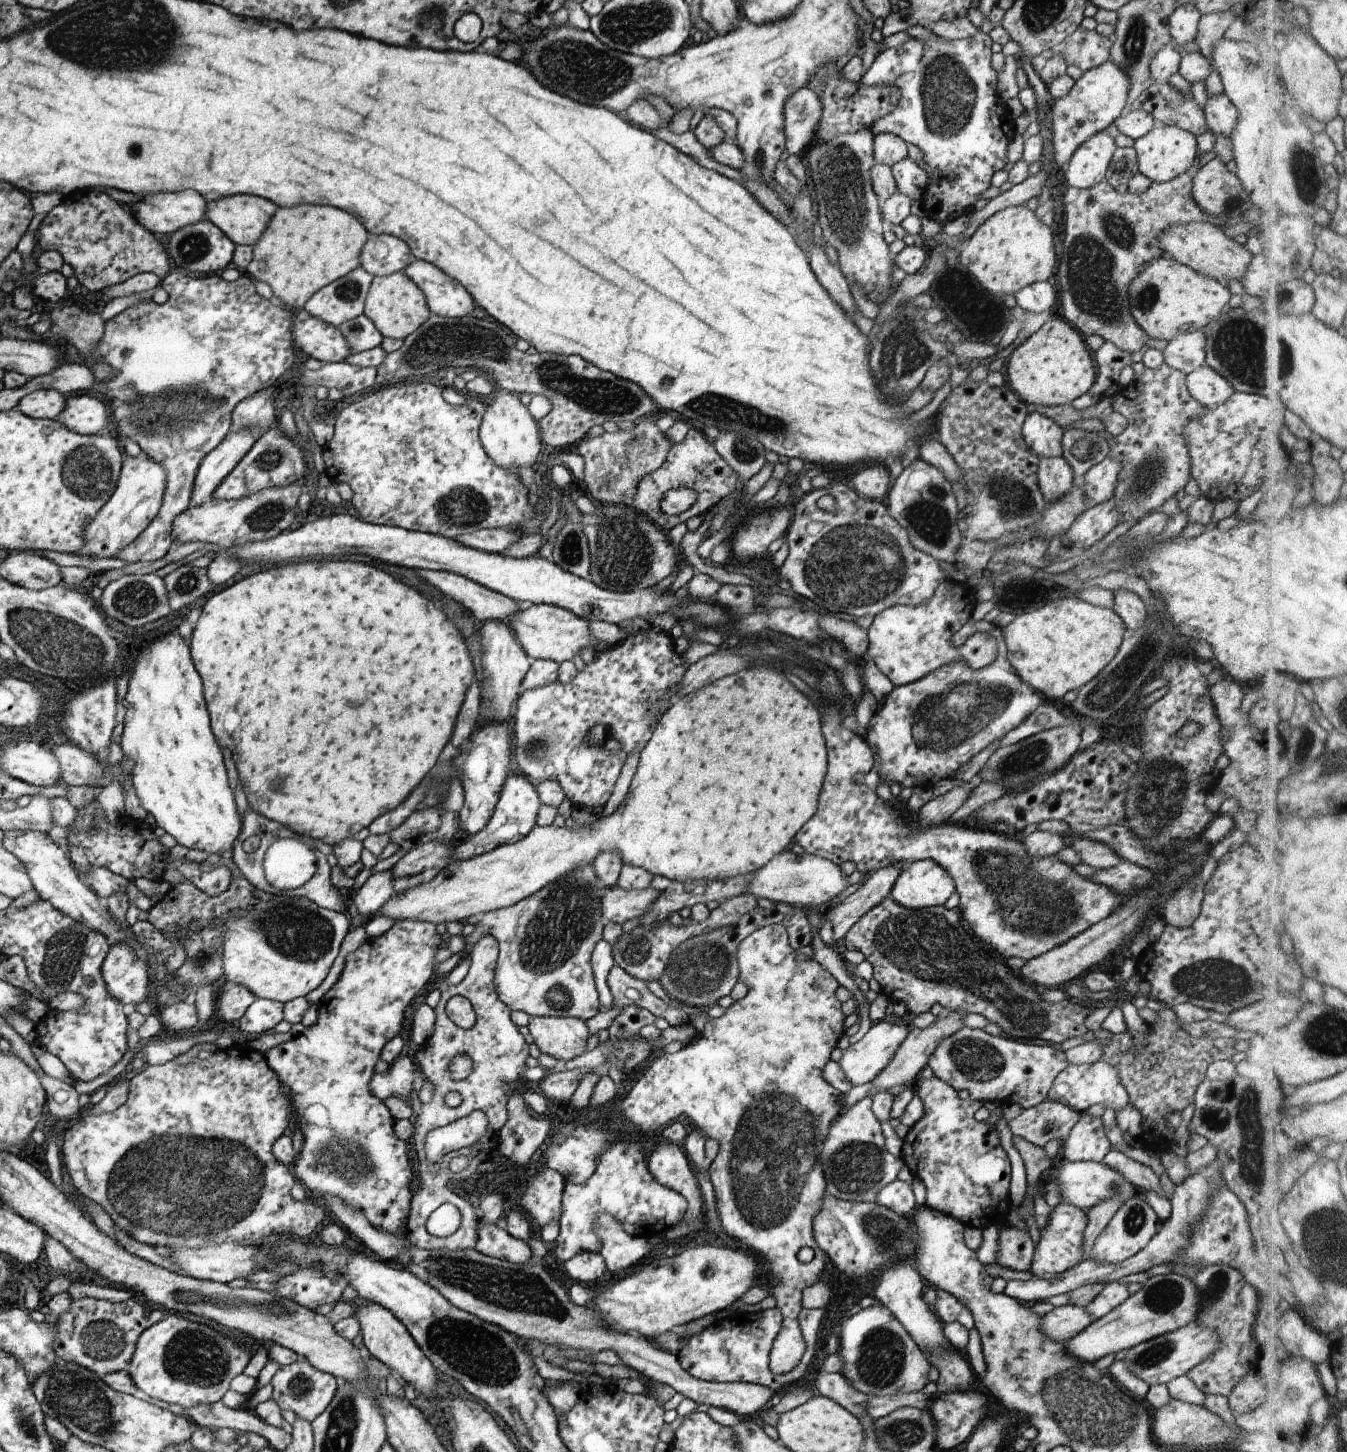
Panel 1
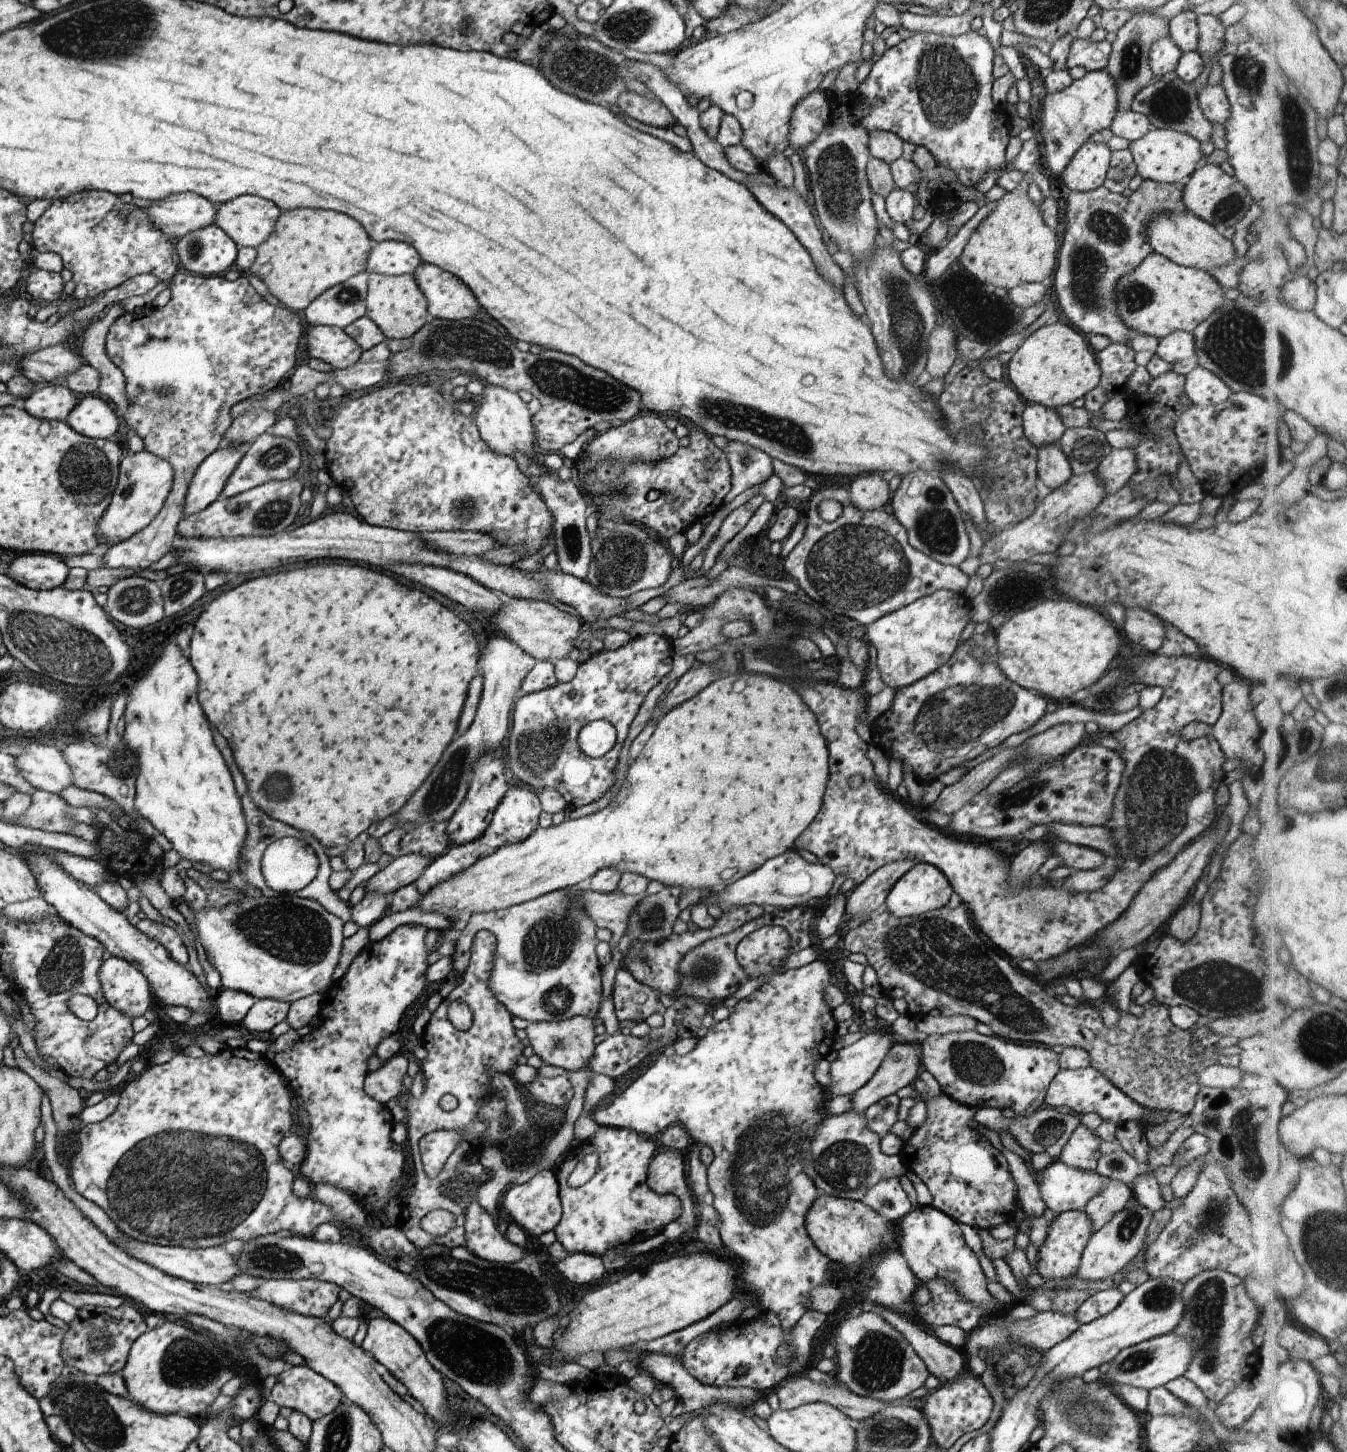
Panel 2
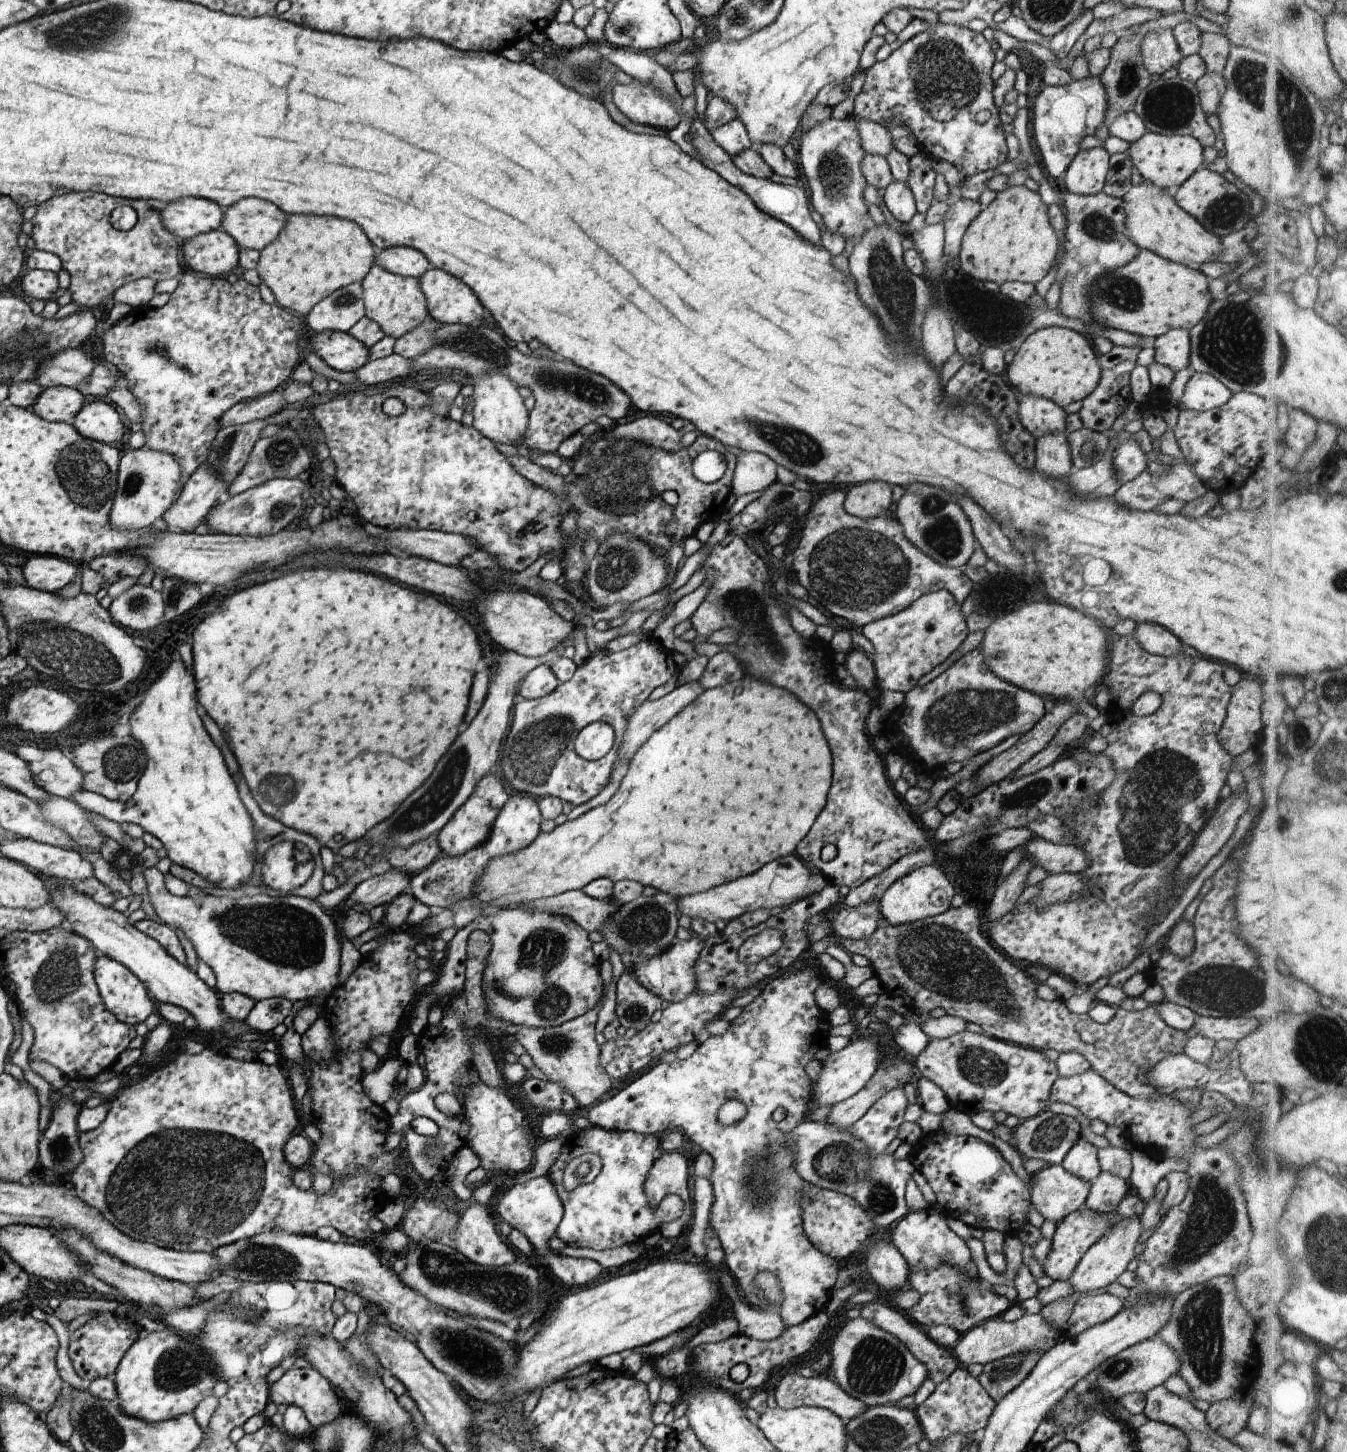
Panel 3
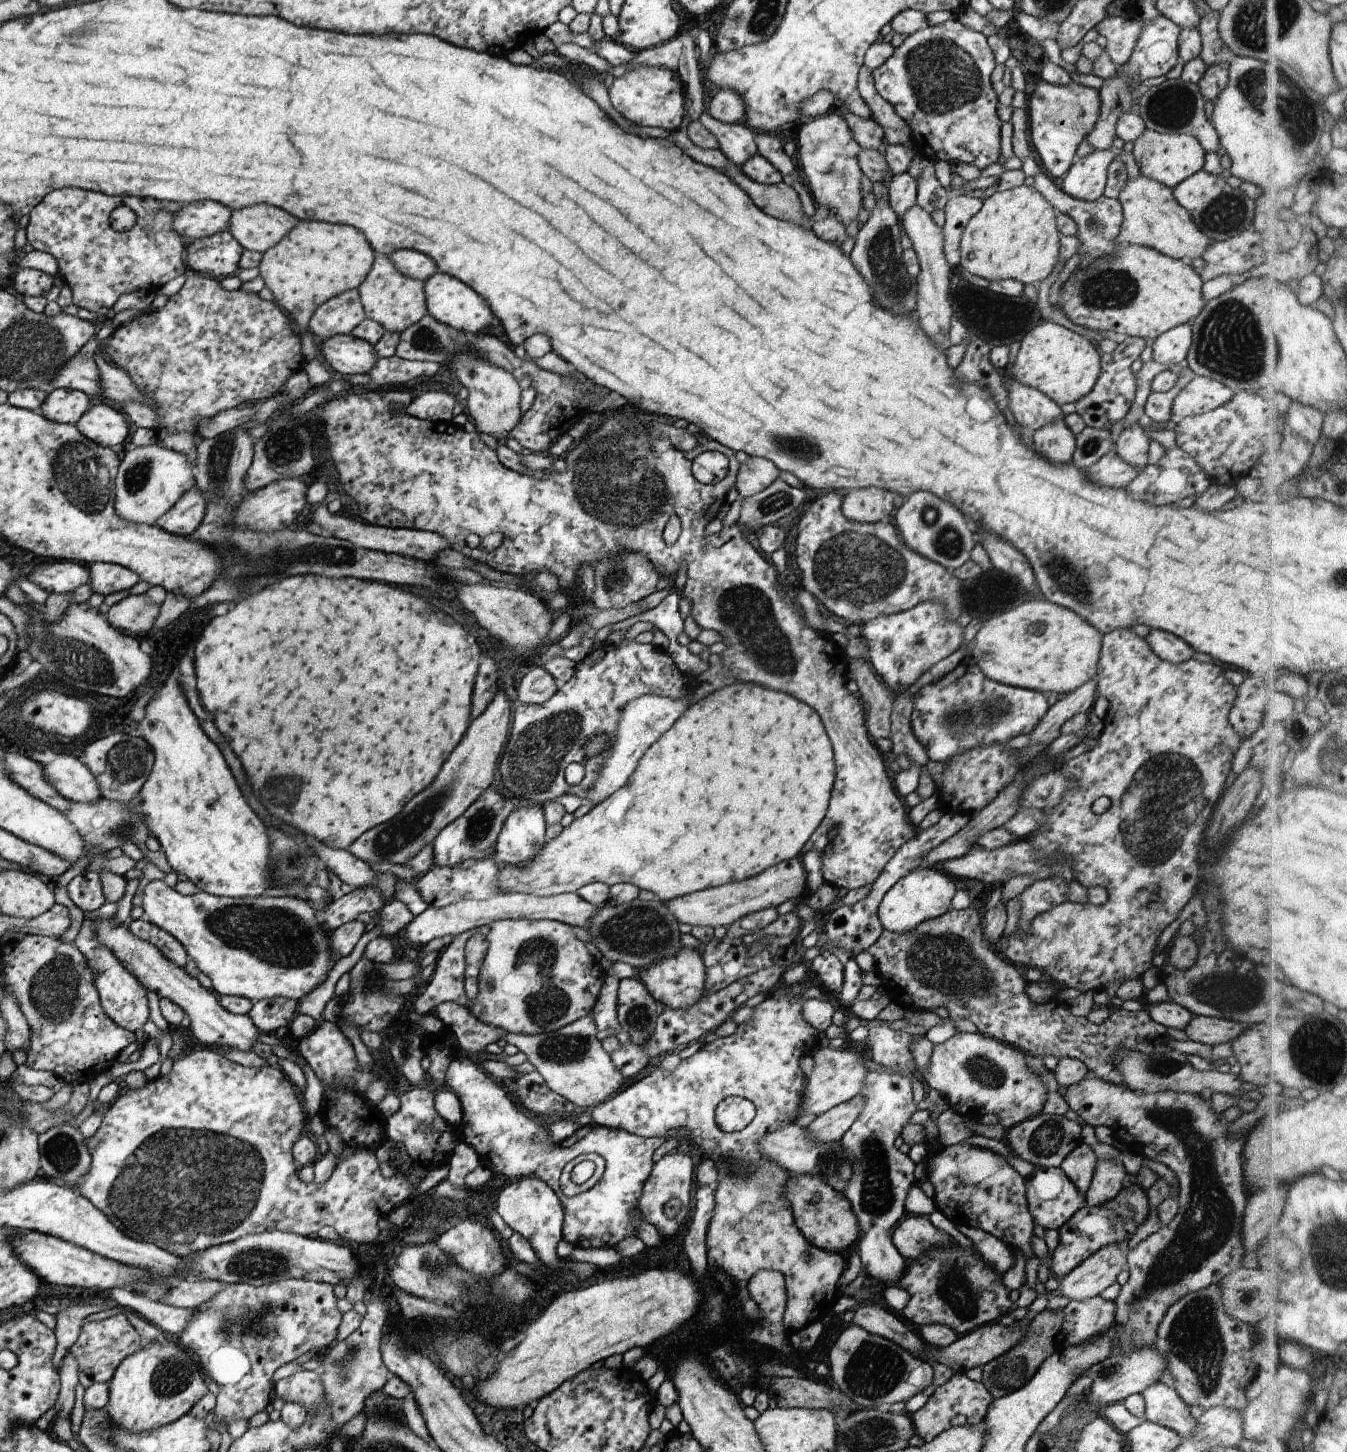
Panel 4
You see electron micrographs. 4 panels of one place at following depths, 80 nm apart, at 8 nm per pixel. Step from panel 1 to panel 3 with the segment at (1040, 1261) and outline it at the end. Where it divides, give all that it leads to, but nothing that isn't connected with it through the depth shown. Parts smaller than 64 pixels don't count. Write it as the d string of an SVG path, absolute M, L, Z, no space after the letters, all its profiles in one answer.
M1133 1191L1128 1193L1118 1208L1111 1211L1108 1215L1102 1215L1087 1209L1082 1209L1068 1213L1068 1216L1062 1218L1055 1224L1054 1236L1051 1239L1051 1248L1043 1264L1044 1274L1050 1276L1052 1280L1069 1280L1080 1262L1081 1256L1088 1250L1088 1247L1098 1240L1117 1220L1121 1218L1132 1218L1133 1216L1142 1216L1145 1209L1145 1202Z

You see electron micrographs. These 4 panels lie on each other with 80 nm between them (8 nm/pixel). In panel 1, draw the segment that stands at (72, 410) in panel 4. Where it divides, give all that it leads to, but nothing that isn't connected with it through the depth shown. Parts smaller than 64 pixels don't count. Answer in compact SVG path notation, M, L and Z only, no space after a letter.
M54 388L41 389L24 396L17 410L34 419L58 419L67 402L62 392Z

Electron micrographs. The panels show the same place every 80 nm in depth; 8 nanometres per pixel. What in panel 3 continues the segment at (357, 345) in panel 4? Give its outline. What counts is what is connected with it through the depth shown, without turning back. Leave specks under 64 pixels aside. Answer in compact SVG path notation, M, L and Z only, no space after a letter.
M322 330L314 334L311 343L313 353L340 372L354 372L369 360L367 345L347 332Z

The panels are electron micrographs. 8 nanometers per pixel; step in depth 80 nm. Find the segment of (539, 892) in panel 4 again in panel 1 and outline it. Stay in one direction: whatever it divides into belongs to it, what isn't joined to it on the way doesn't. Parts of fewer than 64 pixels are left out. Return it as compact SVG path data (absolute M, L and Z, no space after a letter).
M752 666L746 668L742 672L736 672L732 676L726 676L722 680L716 680L684 698L680 698L678 702L668 708L666 712L659 718L658 725L654 728L650 740L641 750L640 760L636 766L636 774L632 778L632 783L626 797L620 803L620 806L609 816L600 816L589 825L576 825L575 828L563 826L556 828L552 825L539 826L526 834L525 838L516 843L508 843L498 846L495 850L487 854L476 856L464 862L456 862L452 866L446 866L445 869L438 872L434 878L429 878L425 883L416 886L412 890L406 890L402 894L394 895L382 908L380 908L379 916L388 916L388 919L396 921L414 920L428 921L434 925L439 925L445 922L460 922L464 923L467 918L477 914L488 913L502 908L508 908L518 904L540 892L544 886L566 878L568 874L576 872L576 868L584 866L584 864L592 864L596 862L596 858L600 856L600 852L614 852L620 856L622 864L630 864L634 868L644 868L646 872L650 872L652 876L660 874L661 877L670 879L671 881L688 882L688 880L730 880L734 876L744 876L744 874L756 873L760 868L763 868L774 856L780 855L782 850L788 848L788 844L794 840L794 836L798 834L798 830L812 818L812 814L816 812L818 806L818 794L822 788L822 780L826 776L826 746L824 746L824 736L820 730L820 714L816 710L816 706L802 694L798 692L792 682L786 680L784 674L768 668L768 666Z

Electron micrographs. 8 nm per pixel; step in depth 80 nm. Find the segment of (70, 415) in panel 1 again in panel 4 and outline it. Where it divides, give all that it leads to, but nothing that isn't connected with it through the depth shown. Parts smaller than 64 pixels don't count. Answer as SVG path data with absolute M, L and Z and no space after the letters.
M96 404L82 416L76 426L80 433L96 441L96 444L121 448L122 442L128 438L128 423L124 412L115 410L108 404Z

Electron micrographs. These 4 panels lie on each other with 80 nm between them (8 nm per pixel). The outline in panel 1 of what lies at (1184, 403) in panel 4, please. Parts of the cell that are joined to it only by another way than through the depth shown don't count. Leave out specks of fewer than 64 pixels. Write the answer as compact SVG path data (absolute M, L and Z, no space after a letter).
M1206 364L1187 374L1187 387L1190 394L1208 410L1224 404L1235 391L1224 376Z

